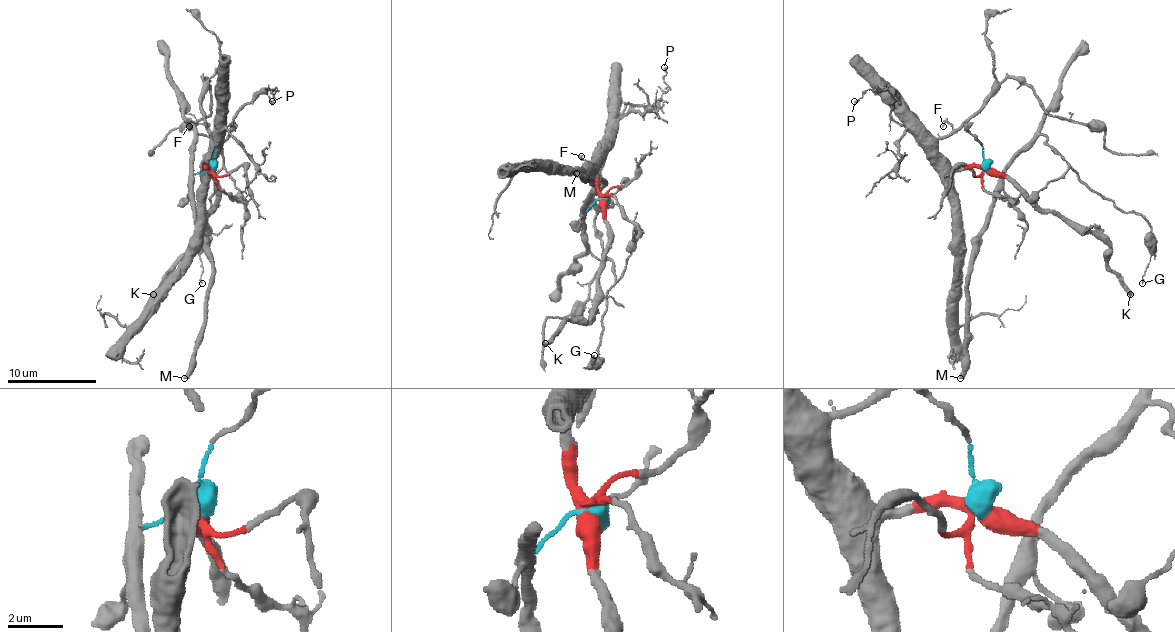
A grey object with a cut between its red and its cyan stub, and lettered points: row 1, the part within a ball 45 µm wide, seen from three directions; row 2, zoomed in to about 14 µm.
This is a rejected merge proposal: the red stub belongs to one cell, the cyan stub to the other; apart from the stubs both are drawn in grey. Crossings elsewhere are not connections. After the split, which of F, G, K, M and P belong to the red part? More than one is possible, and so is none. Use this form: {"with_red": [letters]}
{"with_red": ["F", "K", "P"]}

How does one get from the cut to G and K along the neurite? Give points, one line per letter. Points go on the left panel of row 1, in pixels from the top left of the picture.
G: (210, 168), (192, 171), (192, 142), (205, 135), (221, 146), (223, 166), (199, 228), (201, 284)
K: (210, 168), (217, 204), (208, 215), (205, 233), (152, 295)

